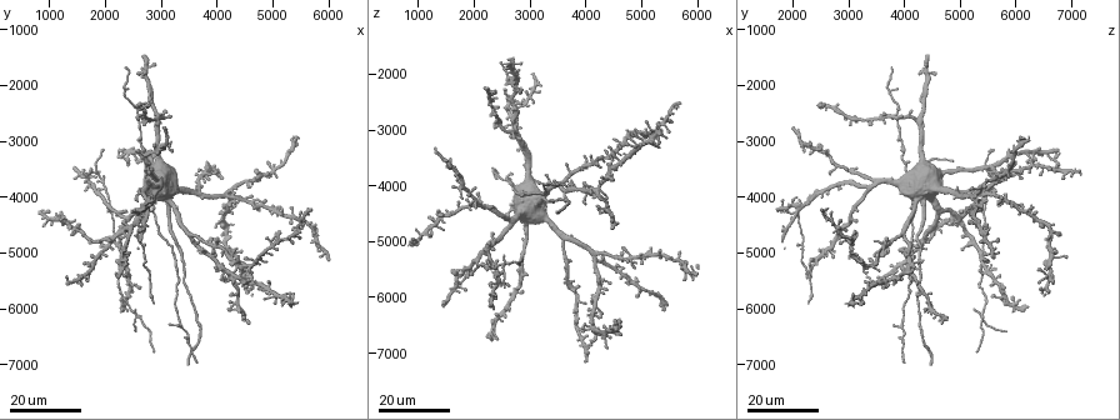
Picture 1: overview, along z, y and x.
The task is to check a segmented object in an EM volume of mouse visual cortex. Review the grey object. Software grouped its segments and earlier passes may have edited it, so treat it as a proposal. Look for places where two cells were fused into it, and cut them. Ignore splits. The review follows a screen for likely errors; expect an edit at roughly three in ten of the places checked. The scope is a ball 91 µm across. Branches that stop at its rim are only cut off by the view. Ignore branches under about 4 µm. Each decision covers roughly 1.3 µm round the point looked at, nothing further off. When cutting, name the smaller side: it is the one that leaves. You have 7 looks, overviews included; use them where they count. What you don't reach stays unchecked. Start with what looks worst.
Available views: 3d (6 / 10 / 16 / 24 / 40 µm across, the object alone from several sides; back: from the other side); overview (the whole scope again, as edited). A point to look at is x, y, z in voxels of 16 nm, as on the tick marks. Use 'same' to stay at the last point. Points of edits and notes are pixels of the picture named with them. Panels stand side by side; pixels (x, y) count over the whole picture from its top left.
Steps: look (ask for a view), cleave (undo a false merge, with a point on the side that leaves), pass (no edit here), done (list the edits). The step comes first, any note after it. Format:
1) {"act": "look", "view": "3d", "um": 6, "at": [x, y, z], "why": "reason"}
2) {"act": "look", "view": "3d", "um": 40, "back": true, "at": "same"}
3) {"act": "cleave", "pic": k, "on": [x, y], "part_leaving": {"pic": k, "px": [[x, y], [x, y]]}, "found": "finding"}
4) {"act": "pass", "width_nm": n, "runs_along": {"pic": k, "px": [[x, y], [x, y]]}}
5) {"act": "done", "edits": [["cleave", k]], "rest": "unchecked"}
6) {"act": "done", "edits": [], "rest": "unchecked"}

{"act": "look", "view": "3d", "um": 16, "at": [2600, 6150, 5400], "why": "four or more arms meet"}

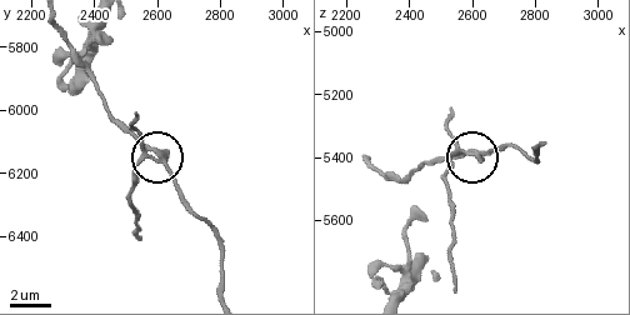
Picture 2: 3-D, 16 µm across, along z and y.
{"act": "look", "view": "3d", "um": 6, "at": [2580, 6140, 5380]}

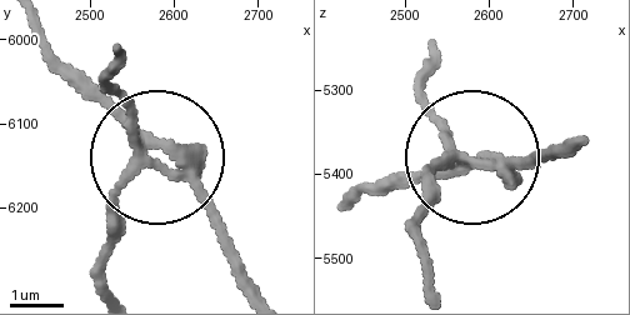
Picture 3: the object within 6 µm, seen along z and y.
{"act": "cleave", "pic": 3, "on": [110, 193], "width_nm": 270, "found": "a second cell is stuck on"}

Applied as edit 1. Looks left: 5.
{"act": "look", "view": "overview"}

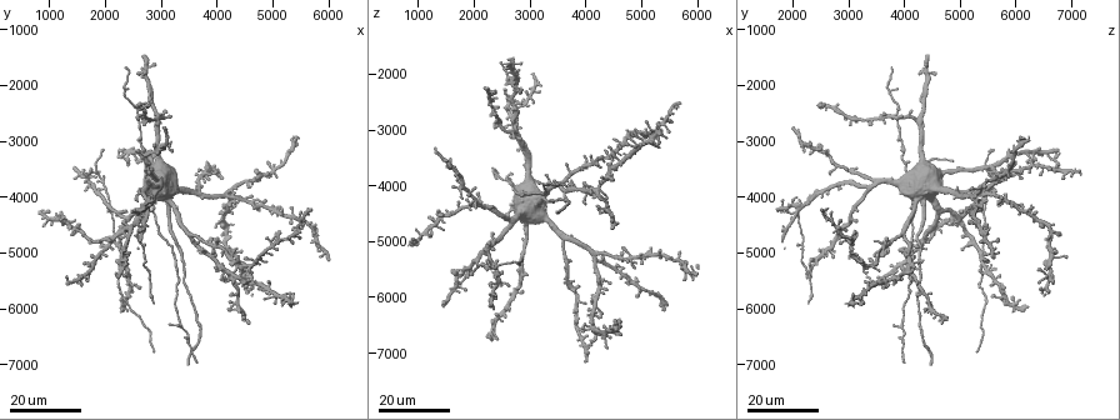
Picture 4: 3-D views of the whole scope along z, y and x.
{"act": "look", "view": "3d", "um": 24, "at": [2700, 4350, 2050], "why": "two arms in line, one across"}

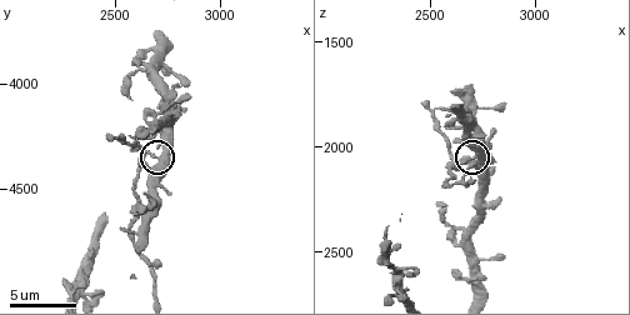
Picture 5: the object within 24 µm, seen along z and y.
{"act": "look", "view": "3d", "um": 10, "at": [2700, 4350, 2030], "why": "closer look"}

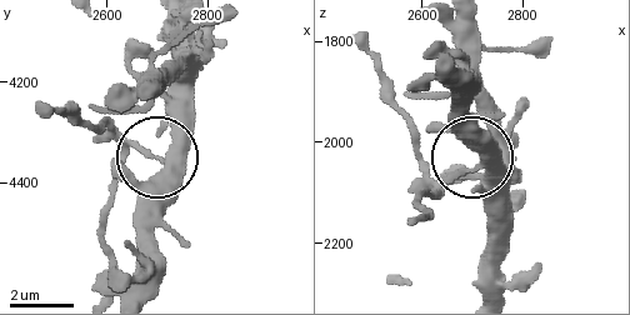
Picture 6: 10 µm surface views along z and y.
{"act": "pass", "side_arm_um": 12, "runs_along": {"pic": 6, "px": [[168, 21], [175, 143], [168, 229]]}, "found": "all the same cell"}

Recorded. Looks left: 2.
{"act": "look", "view": "3d", "um": 24, "at": [2350, 5950, 5450], "why": "calibre changes"}

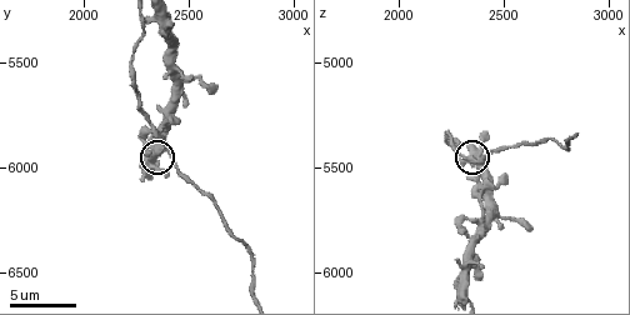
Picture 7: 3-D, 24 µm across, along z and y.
{"act": "look", "view": "3d", "um": 6, "at": [2380, 5900, 5480]}

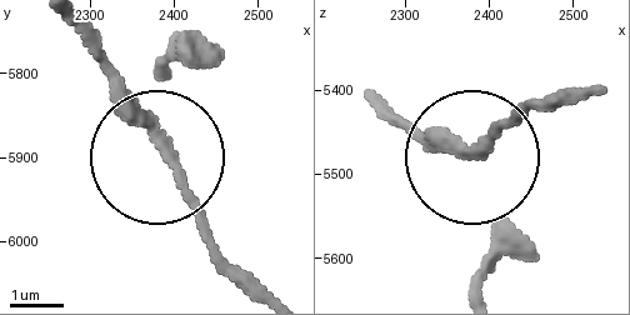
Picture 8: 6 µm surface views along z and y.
{"act": "pass", "found": "all the same cell"}

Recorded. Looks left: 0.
{"act": "done", "edits": [["cleave", 3]], "rest": "unchecked"}

